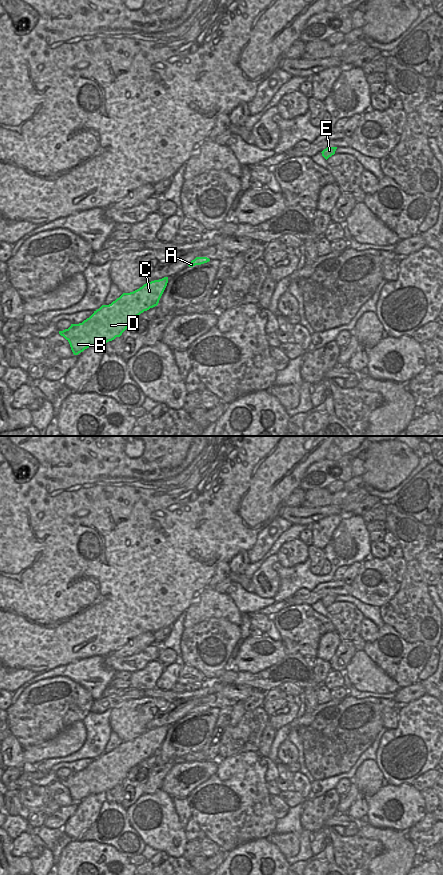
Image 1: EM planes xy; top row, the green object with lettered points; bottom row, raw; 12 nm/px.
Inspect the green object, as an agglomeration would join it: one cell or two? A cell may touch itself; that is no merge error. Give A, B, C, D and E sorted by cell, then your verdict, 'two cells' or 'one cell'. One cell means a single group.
A B C D E; one cell

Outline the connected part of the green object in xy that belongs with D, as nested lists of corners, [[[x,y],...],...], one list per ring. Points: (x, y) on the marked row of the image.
[[[164,277],[159,280],[147,282],[133,292],[123,293],[111,304],[102,305],[82,323],[71,324],[68,329],[59,331],[59,334],[69,342],[74,355],[78,355],[89,347],[105,345],[107,342],[114,340],[116,337],[120,337],[127,329],[127,326],[132,319],[139,316],[144,311],[157,306],[167,283],[168,277]]]

